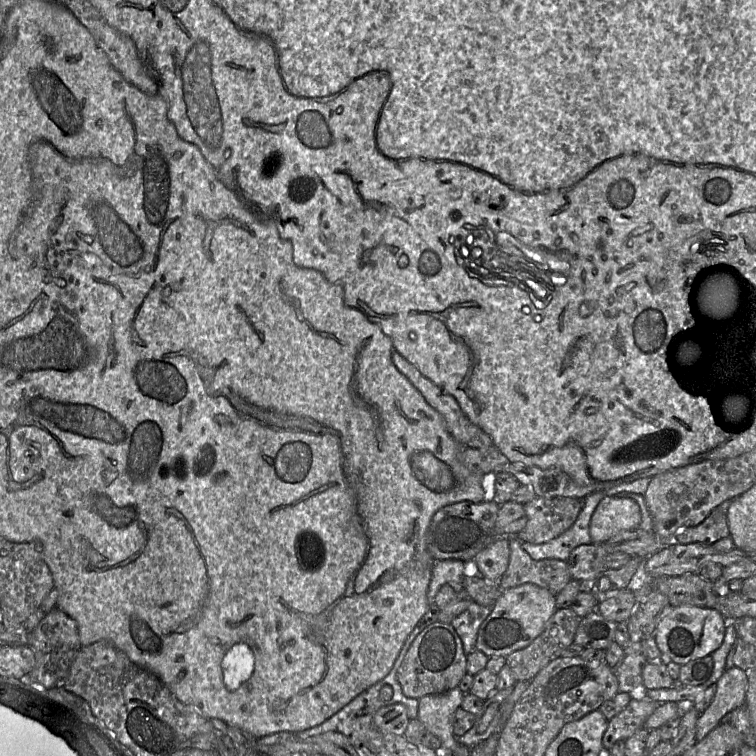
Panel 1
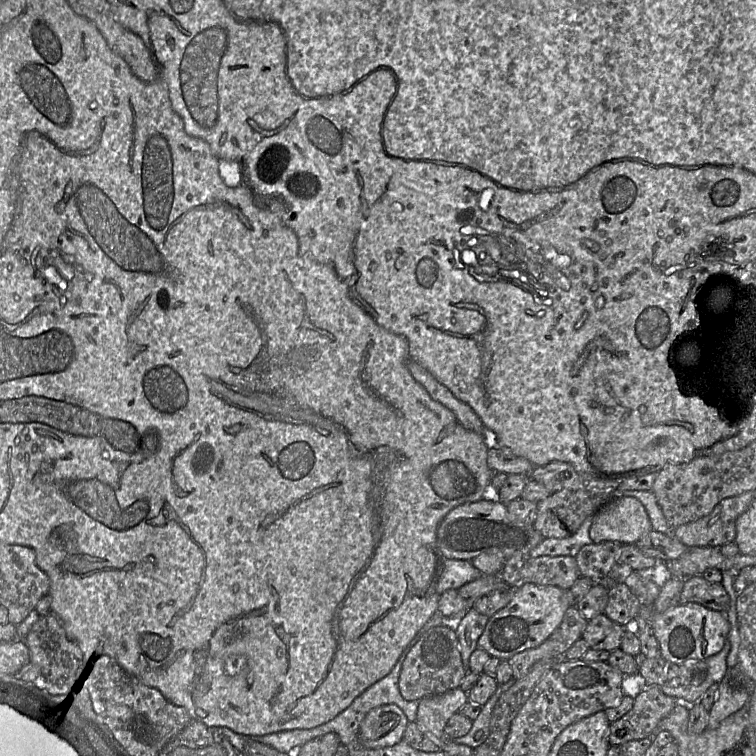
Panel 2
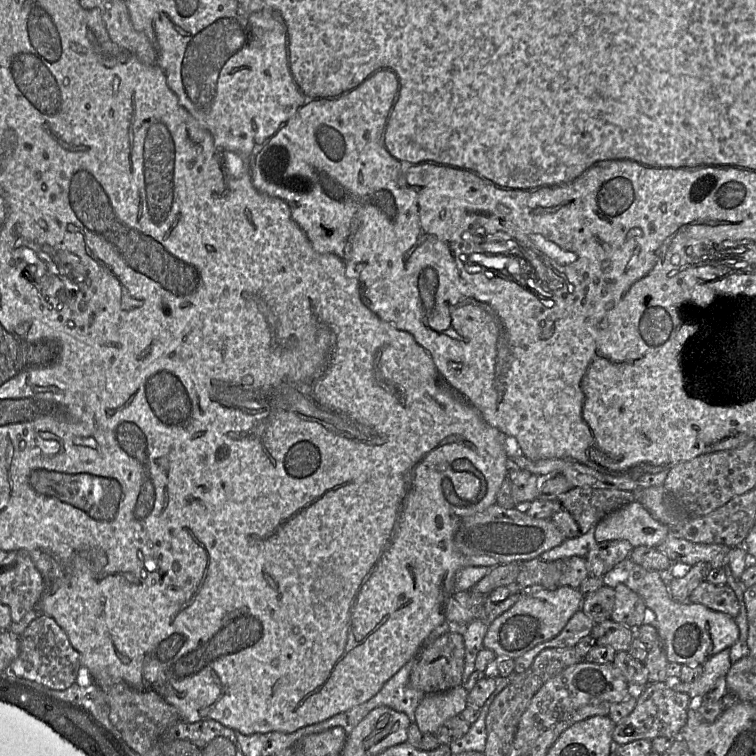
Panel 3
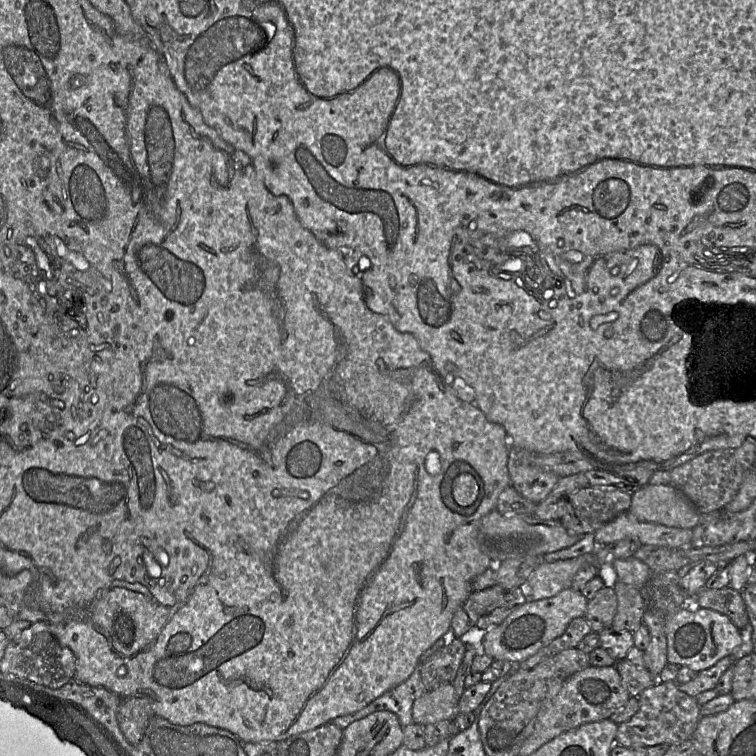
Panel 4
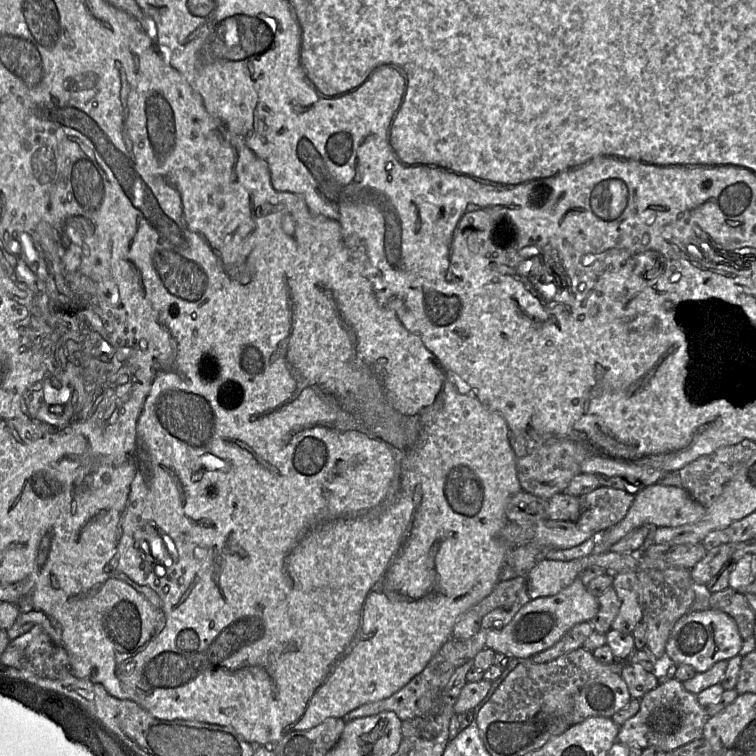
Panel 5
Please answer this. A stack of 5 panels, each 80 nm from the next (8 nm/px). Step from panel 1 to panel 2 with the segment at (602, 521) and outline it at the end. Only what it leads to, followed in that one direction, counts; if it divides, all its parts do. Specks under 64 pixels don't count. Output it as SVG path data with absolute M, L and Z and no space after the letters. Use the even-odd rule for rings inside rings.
M618 497L604 505L593 518L589 535L593 543L606 541L635 544L652 530L643 504L635 497Z

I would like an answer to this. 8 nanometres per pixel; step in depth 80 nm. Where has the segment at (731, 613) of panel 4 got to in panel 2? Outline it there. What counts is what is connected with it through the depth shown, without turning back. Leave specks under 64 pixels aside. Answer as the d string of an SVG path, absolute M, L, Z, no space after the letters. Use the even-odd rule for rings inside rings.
M695 575L684 580L679 604L691 602L725 615L730 607L730 596L721 583L713 583L701 575Z

